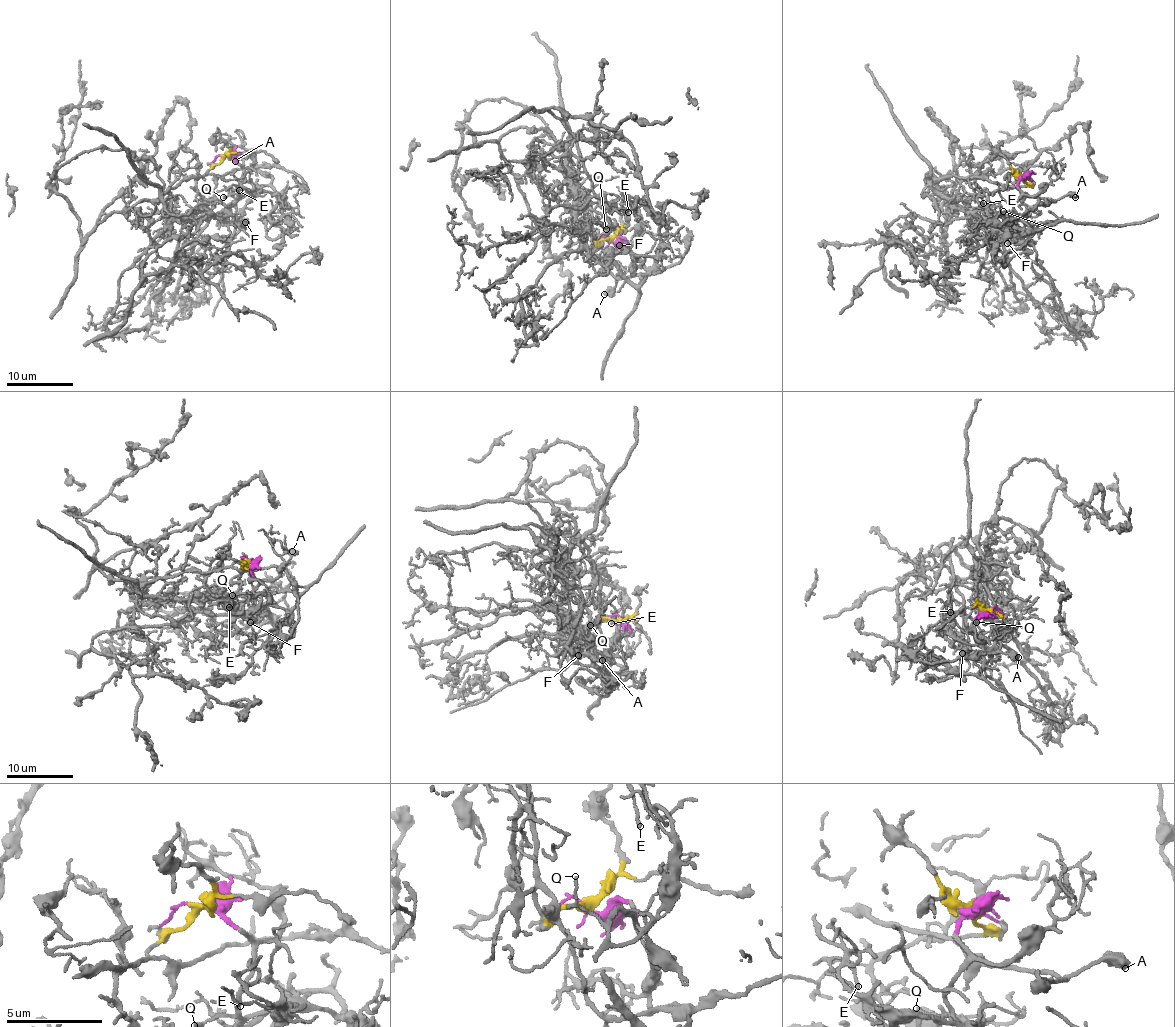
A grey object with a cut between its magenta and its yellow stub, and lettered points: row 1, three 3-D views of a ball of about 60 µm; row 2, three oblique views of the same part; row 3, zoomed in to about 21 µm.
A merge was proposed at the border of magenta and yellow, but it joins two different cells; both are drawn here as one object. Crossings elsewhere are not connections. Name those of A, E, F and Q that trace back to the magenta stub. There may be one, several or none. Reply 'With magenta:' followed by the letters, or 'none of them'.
With magenta: E, F, Q

